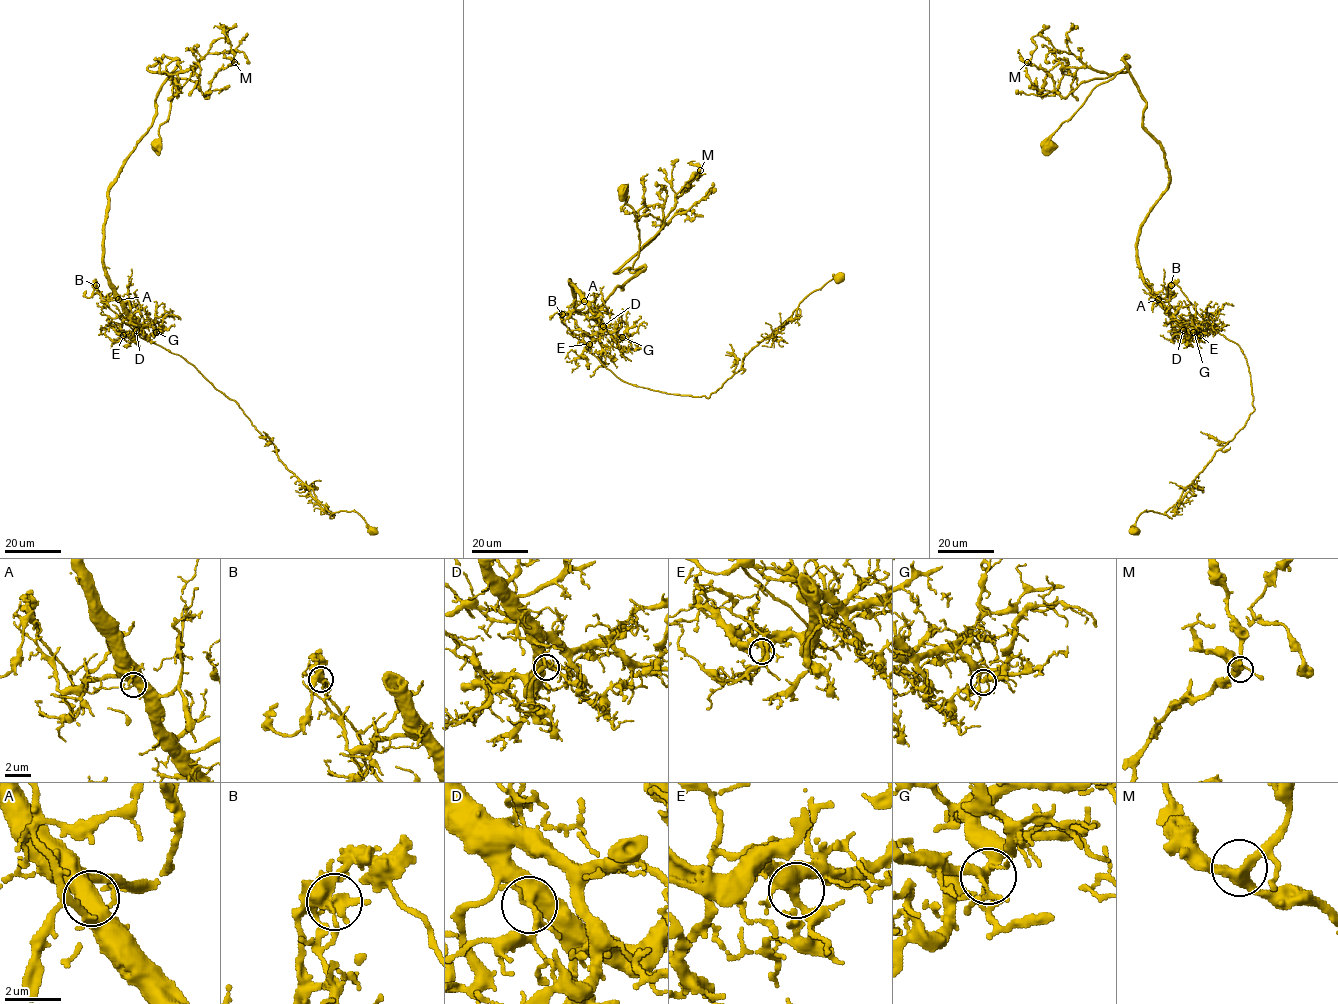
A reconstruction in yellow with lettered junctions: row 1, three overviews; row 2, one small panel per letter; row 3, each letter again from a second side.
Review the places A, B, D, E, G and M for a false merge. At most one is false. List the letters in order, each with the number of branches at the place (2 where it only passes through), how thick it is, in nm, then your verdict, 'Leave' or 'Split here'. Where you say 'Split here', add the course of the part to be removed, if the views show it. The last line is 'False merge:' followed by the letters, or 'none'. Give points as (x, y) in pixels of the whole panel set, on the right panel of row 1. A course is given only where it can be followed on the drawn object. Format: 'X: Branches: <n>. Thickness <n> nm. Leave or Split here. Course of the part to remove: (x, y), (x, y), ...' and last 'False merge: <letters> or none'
A: Branches: 5. Thickness 440 nm. Leave
B: Branches: 5. Thickness 360 nm. Split here. Course of the part to remove: (1171, 285), (1173, 281), (1195, 311), (1241, 350), (1254, 410), (1180, 498), (1163, 514), (1143, 511), (1132, 534)
D: Branches: 4. Thickness 380 nm. Leave
E: Branches: 4. Thickness 460 nm. Leave
G: Branches: 4. Thickness 300 nm. Leave
M: Branches: 3. Thickness 360 nm. Leave
False merge: B

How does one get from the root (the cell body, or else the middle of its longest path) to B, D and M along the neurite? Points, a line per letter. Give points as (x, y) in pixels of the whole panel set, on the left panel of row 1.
B: (158, 146), (166, 65), (177, 59), (108, 194), (102, 264), (114, 297), (95, 285)
D: (158, 146), (172, 99), (166, 65), (177, 59), (151, 127), (109, 189), (103, 226), (106, 277), (136, 330)
M: (158, 146), (173, 59), (147, 67), (194, 81), (208, 97), (214, 76), (234, 62)

